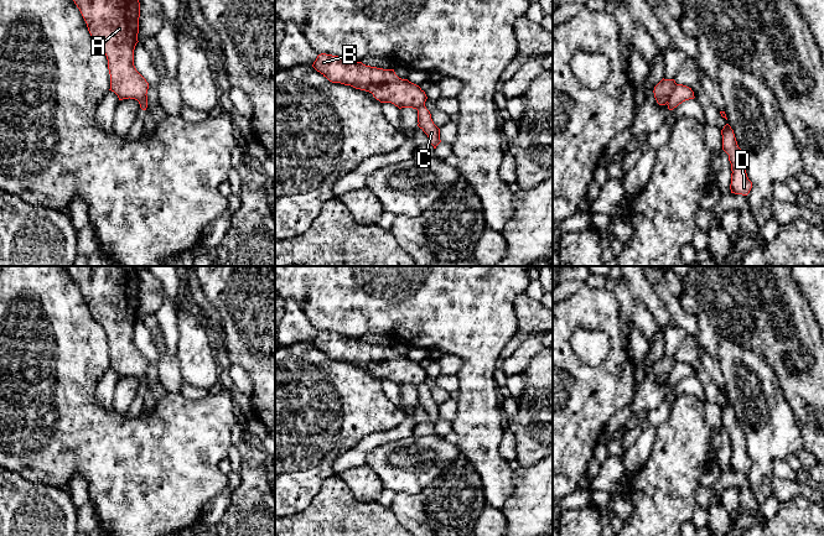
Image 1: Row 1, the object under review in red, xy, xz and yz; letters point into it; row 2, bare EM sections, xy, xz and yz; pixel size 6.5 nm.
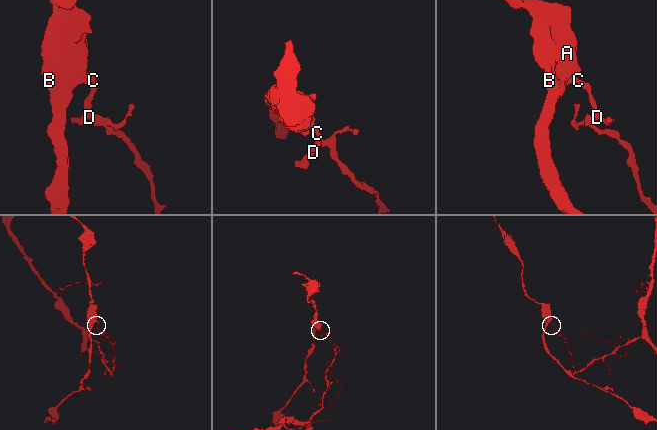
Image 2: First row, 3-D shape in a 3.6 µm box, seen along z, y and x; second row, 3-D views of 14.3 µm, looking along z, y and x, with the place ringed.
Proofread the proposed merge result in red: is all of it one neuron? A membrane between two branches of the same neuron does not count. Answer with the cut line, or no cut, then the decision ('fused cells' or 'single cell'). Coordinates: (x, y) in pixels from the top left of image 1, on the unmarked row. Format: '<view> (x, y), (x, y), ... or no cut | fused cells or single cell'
yz (675, 360), (667, 379) | fused cells

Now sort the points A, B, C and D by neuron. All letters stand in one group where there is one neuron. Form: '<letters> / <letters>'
A B / C D

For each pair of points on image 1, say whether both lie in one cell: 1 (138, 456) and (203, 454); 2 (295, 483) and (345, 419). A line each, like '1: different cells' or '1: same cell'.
1: same cell
2: same cell

